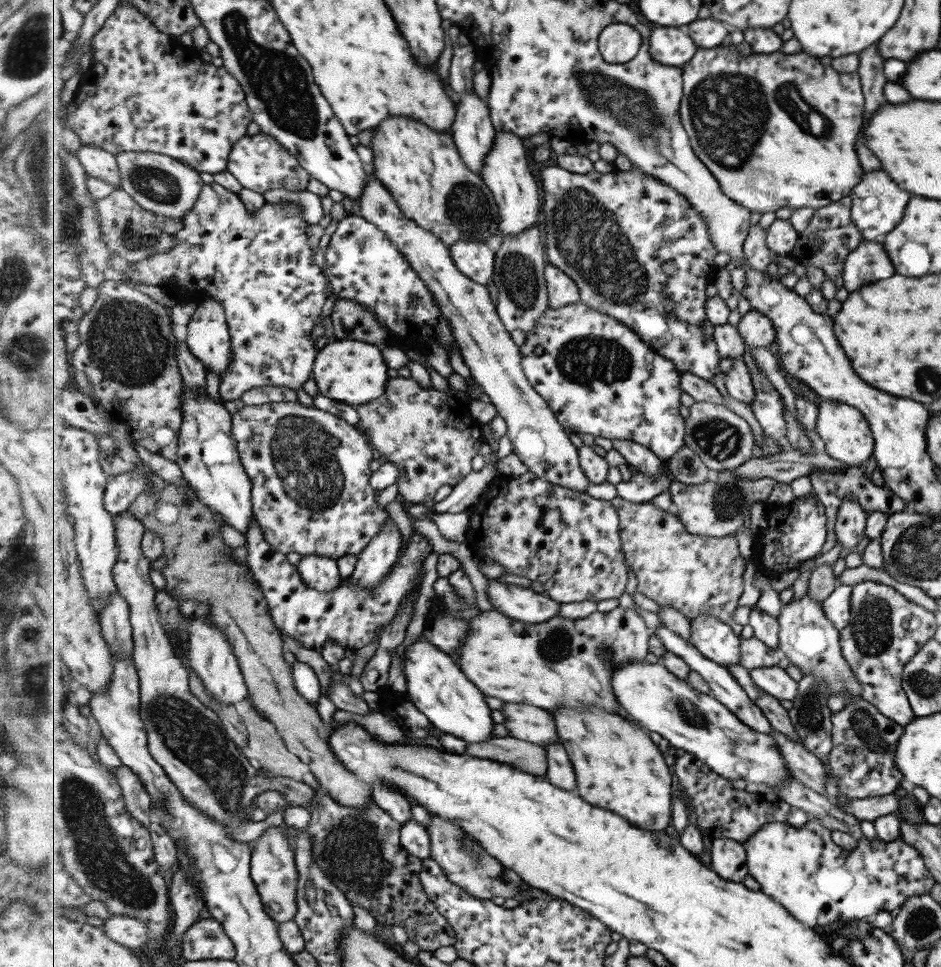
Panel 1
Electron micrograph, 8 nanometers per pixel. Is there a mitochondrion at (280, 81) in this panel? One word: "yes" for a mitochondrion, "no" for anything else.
yes

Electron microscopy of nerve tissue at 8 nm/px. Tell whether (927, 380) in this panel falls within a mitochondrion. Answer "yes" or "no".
yes

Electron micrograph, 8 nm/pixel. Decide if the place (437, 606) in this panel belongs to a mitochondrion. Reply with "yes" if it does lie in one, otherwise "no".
no

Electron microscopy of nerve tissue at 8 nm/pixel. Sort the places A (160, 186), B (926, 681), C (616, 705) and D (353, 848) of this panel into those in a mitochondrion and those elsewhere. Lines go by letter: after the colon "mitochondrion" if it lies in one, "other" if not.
A: mitochondrion
B: mitochondrion
C: other
D: mitochondrion

